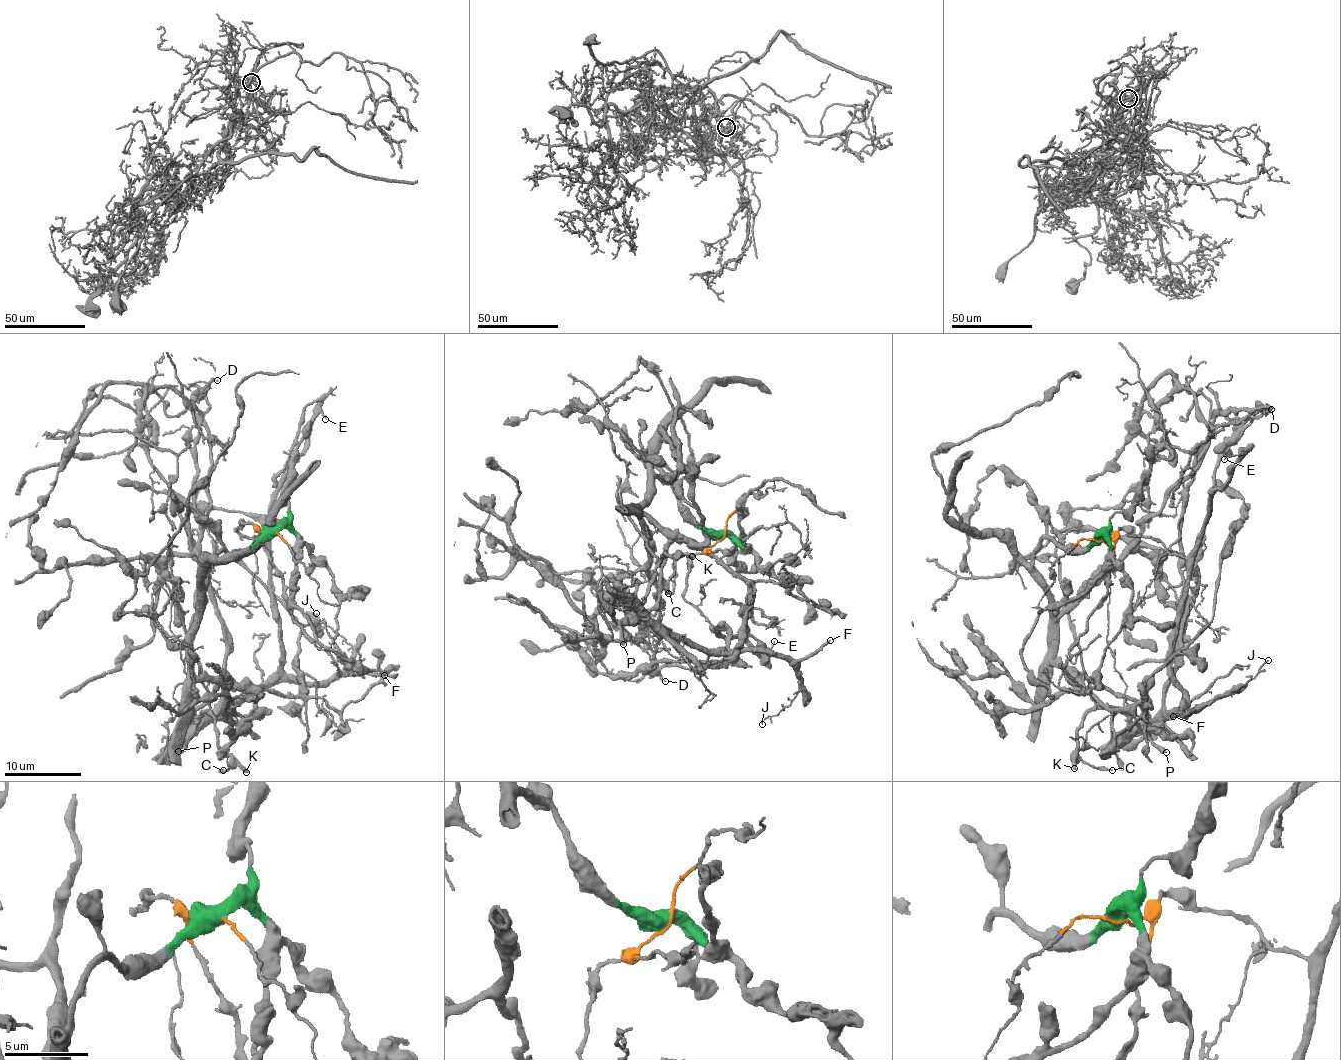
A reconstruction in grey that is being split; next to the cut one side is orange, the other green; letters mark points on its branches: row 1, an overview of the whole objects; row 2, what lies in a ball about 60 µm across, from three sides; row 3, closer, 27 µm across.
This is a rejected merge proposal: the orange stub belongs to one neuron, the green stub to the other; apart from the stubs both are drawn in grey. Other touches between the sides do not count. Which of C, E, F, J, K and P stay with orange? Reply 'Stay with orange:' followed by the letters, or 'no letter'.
Stay with orange: C, E, F, J, K

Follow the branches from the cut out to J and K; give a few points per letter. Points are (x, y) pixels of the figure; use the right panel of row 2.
J: (1098, 542), (1131, 530), (1186, 560), (1171, 656), (1184, 718), (1243, 687), (1269, 660)
K: (1098, 542), (1131, 530), (1186, 560), (1171, 656), (1183, 703), (1135, 723), (1114, 709), (1091, 708), (1073, 768)

